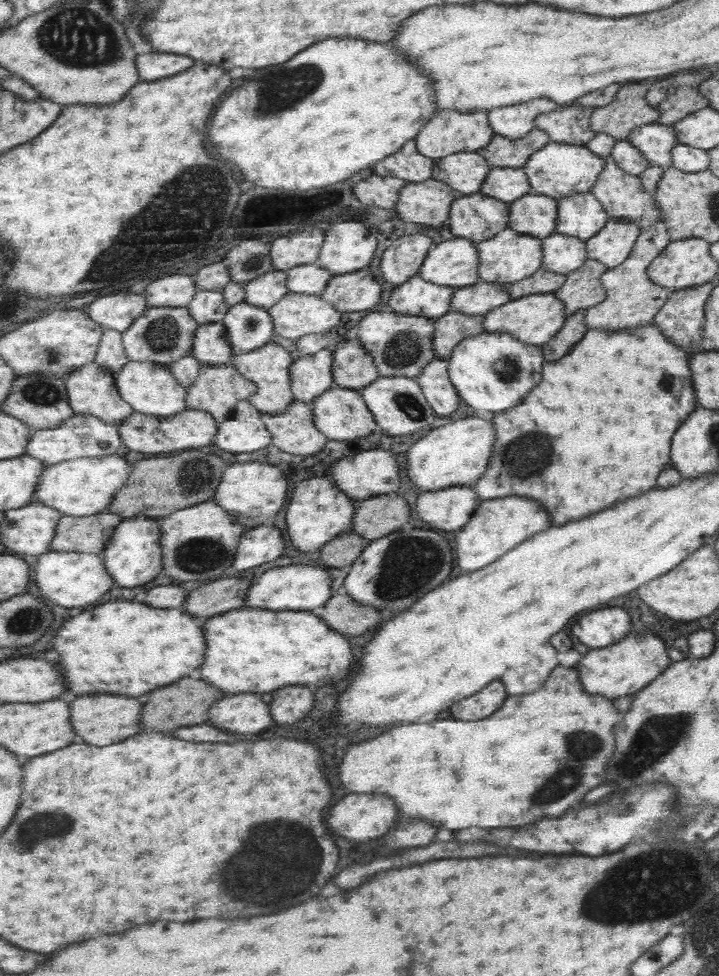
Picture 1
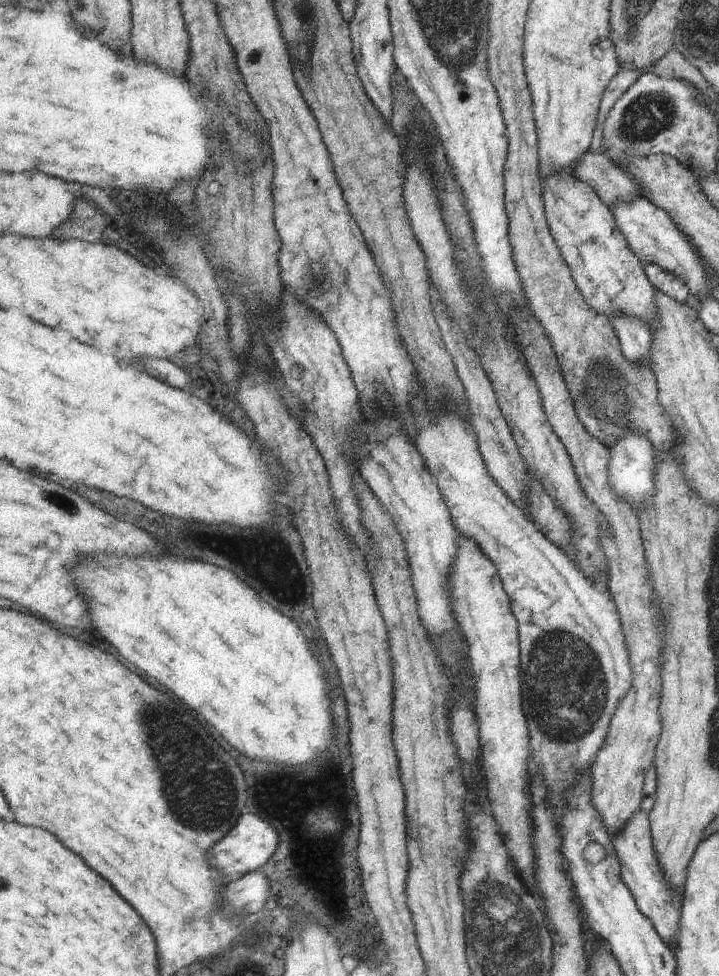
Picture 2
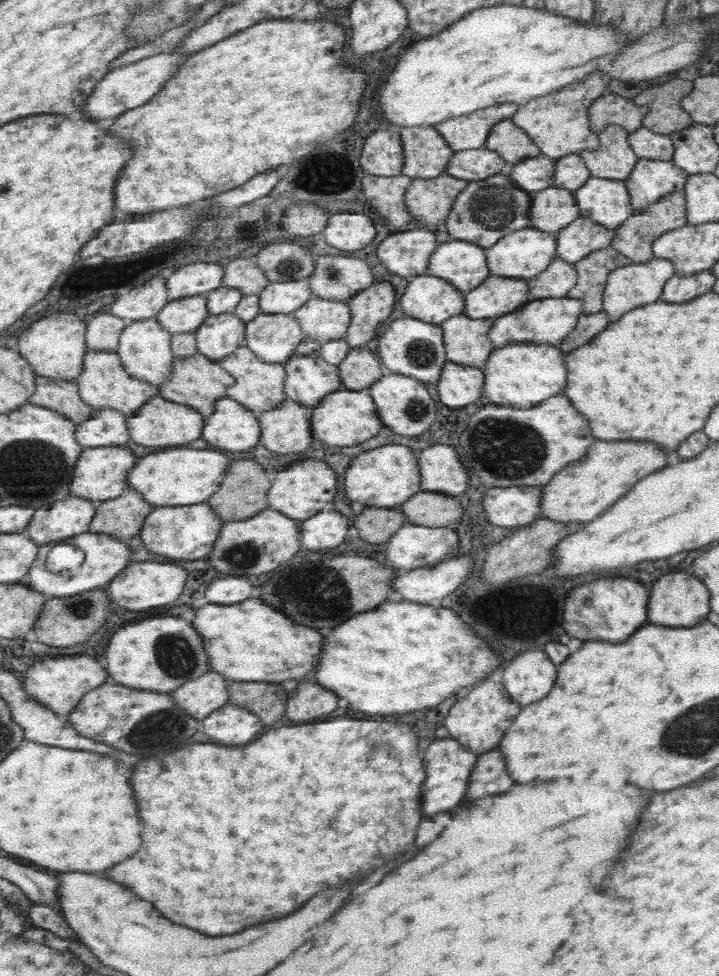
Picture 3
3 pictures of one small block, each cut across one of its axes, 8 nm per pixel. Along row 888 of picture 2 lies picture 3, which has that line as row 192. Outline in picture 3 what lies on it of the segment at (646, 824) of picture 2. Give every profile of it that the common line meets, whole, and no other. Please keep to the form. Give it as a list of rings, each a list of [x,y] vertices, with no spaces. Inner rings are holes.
[[[637,160],[633,172],[623,182],[631,196],[633,212],[637,214],[649,204],[659,202],[663,196],[671,192],[681,192],[687,182],[687,174],[671,160]]]

